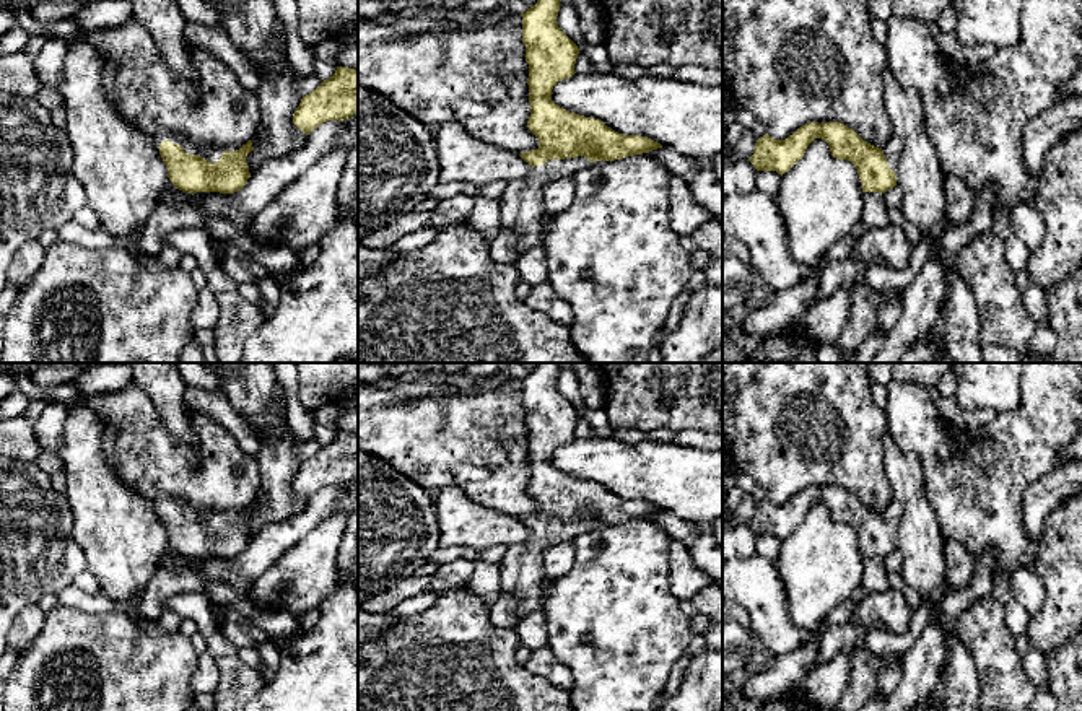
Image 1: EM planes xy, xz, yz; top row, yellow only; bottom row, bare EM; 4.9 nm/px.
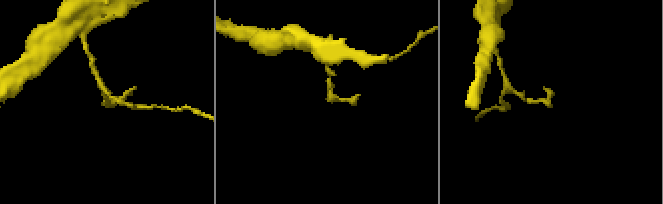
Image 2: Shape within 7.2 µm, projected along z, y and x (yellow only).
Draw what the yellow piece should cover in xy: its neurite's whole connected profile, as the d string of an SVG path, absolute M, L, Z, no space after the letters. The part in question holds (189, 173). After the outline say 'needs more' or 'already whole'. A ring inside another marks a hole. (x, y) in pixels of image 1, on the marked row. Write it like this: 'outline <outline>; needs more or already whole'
outline M249 140L236 151L216 146L194 145L190 142L159 143L159 155L166 164L168 177L176 189L197 192L234 194L251 177L246 156L254 150Z; needs more

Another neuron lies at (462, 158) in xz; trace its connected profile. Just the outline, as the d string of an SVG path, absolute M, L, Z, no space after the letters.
M460 124L441 125L434 137L439 182L485 185L524 179L532 166L519 155L491 146L470 135Z

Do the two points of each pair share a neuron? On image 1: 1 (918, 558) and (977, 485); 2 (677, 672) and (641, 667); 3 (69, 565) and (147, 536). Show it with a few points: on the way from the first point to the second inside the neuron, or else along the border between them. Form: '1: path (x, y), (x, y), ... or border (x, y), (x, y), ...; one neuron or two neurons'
1: border (923, 497), (934, 514), (939, 534), (946, 540); two neurons
2: border (685, 649), (674, 664), (663, 690); two neurons
3: border (72, 523), (72, 537), (83, 553), (88, 568); two neurons

